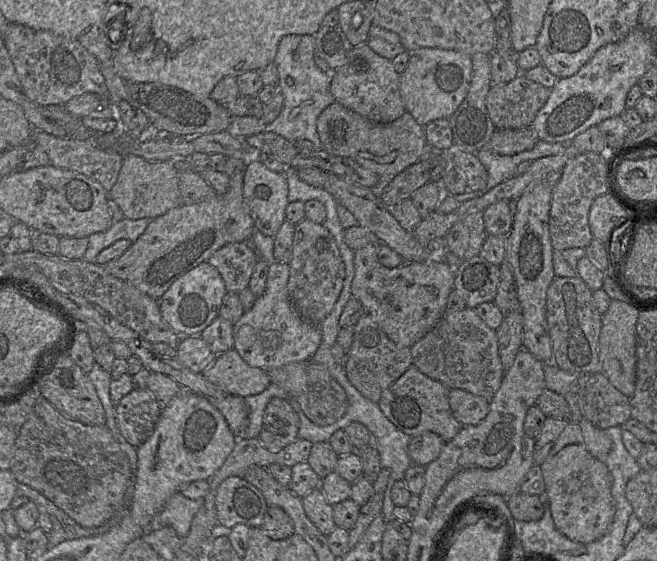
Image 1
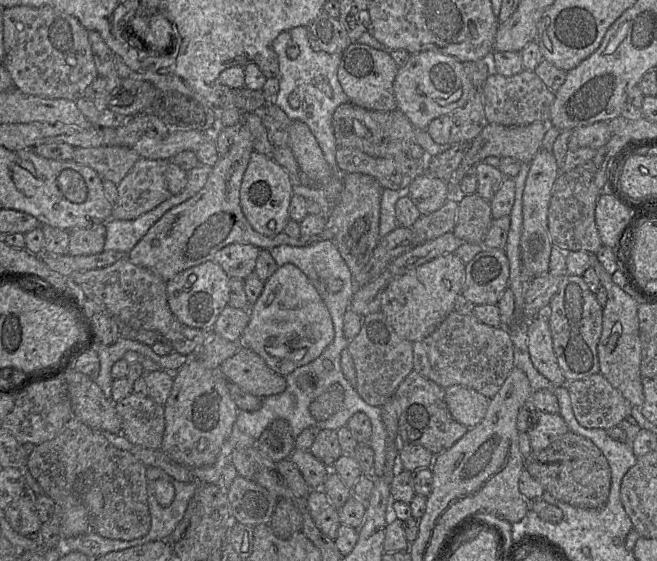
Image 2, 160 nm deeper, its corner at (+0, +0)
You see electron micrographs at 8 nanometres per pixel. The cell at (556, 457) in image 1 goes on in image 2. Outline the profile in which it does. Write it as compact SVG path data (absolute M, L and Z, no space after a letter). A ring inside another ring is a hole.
M538 411L538 421L528 431L532 451L544 450L568 431L569 427L560 414Z

